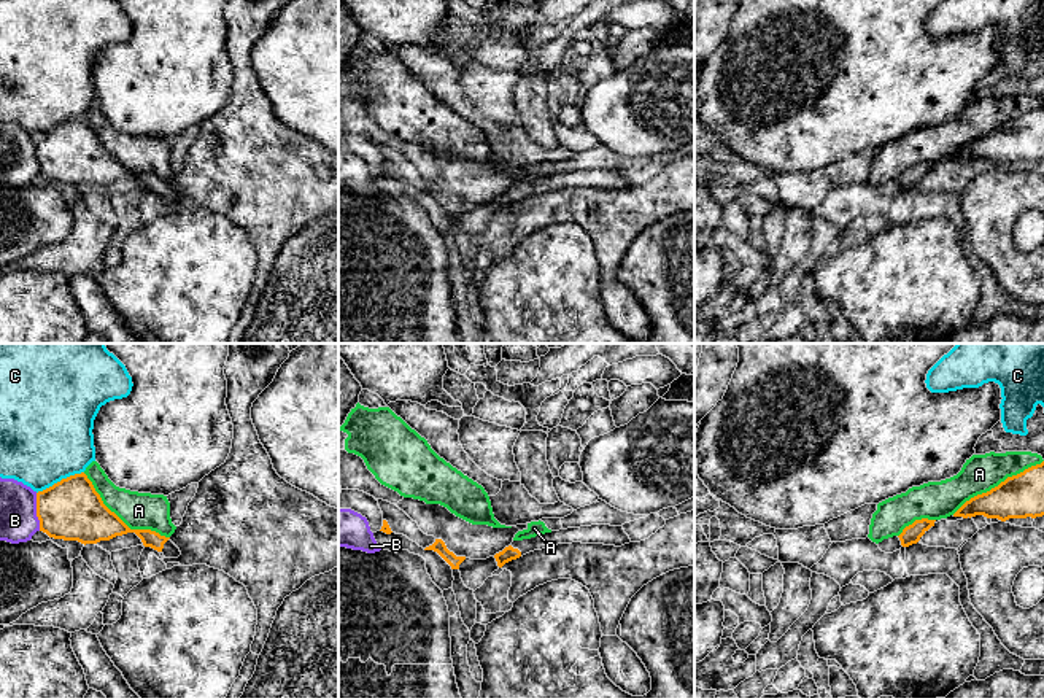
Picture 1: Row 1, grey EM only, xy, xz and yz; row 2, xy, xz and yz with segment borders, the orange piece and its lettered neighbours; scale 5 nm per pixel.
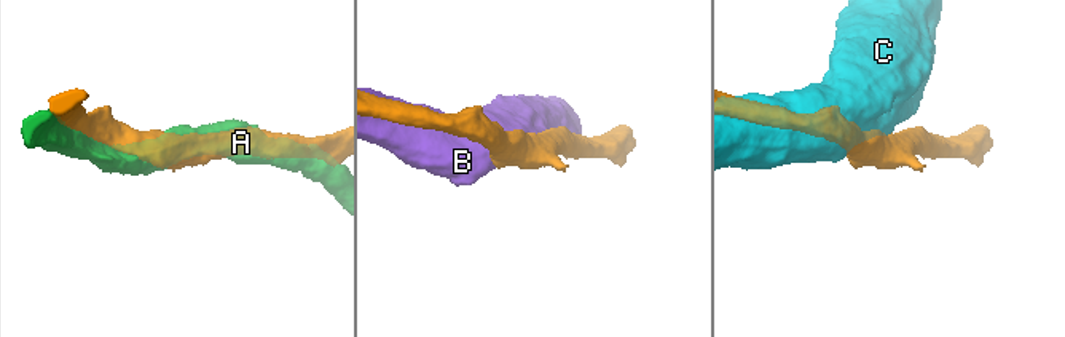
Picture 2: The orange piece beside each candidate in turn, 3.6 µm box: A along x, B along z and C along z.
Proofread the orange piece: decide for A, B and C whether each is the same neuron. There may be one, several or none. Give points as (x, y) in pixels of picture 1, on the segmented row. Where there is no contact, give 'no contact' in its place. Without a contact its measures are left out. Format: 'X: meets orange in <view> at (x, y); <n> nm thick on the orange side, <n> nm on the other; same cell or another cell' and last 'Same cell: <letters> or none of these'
A: meets orange in xy at (119, 519); 300 nm thick on the orange side, 190 nm on the other; another cell
B: meets orange in xy at (37, 512); 300 nm thick on the orange side, 190 nm on the other; another cell
C: meets orange in xy at (61, 480); 300 nm thick on the orange side, 460 nm on the other; another cell
Same cell: none of these

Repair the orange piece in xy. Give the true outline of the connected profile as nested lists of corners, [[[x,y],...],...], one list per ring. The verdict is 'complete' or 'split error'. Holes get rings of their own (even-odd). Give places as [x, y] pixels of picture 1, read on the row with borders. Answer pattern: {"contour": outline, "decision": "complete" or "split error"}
{"contour": [[[84,472],[70,475],[37,493],[40,531],[49,537],[97,544],[116,536],[135,533],[145,547],[162,552],[165,558],[178,558],[180,549],[170,537],[151,529],[130,529],[111,512]]], "decision": "split error"}

